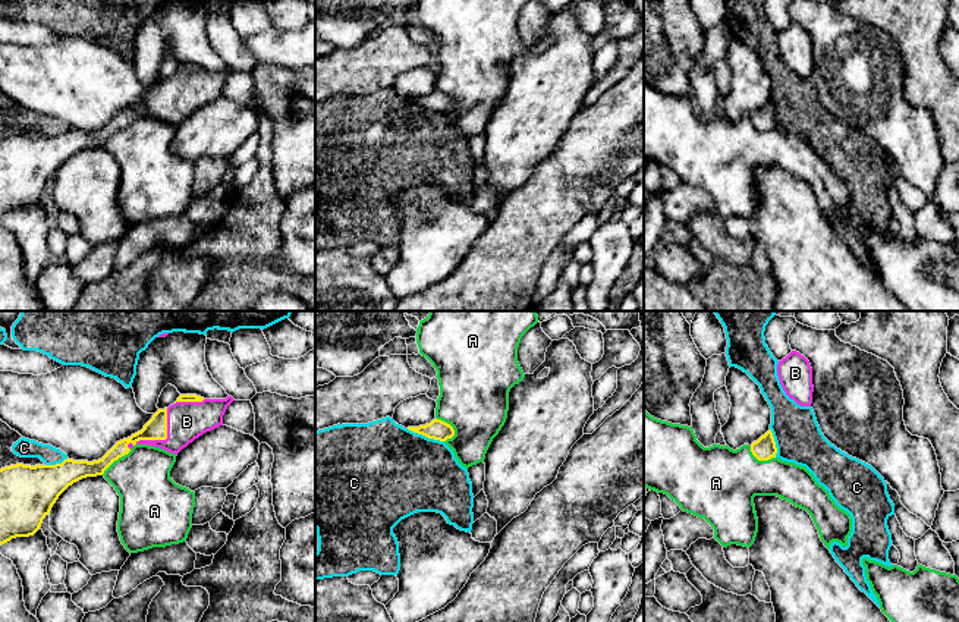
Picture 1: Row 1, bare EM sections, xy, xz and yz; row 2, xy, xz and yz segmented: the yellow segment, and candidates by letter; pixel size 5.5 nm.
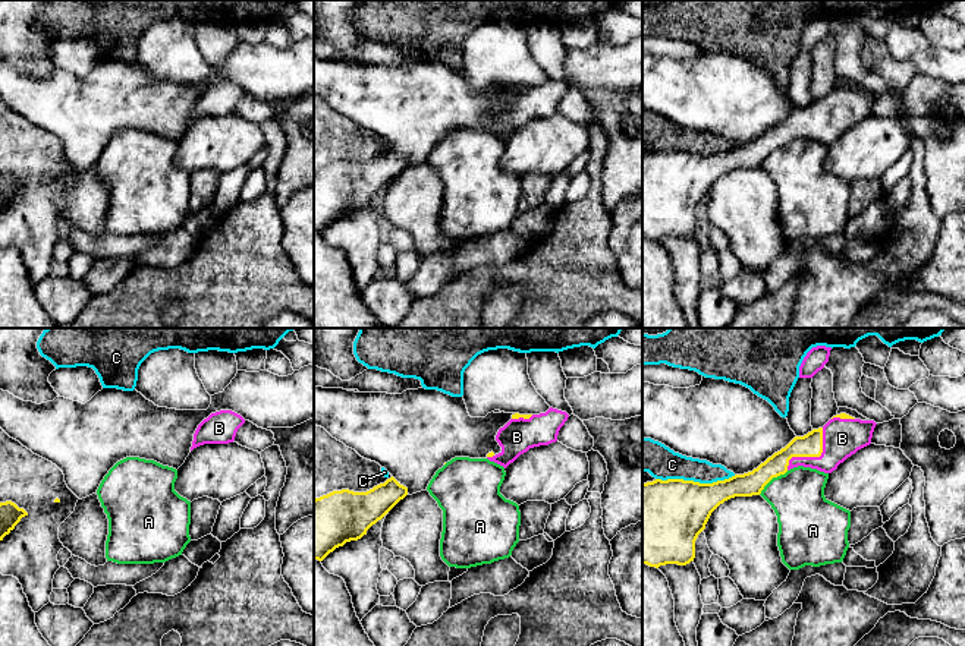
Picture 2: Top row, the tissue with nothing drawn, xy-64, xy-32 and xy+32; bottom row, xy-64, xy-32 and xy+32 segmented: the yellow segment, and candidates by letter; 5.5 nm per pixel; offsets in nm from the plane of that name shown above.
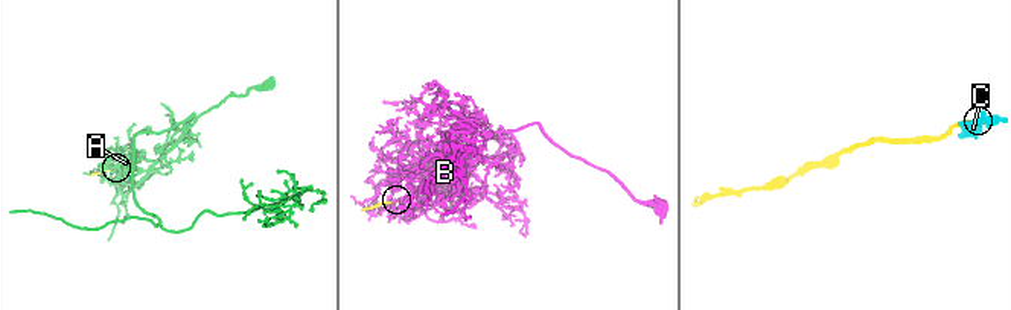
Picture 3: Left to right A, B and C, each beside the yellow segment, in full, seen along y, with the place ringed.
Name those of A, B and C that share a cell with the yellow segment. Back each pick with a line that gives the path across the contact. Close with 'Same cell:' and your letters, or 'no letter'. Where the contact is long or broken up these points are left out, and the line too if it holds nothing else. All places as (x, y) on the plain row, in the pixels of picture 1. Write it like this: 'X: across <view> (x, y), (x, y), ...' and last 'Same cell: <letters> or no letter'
Same cell: B

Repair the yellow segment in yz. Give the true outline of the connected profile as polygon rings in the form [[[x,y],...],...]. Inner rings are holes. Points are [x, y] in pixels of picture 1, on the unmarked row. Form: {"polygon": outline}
{"polygon": [[[771,101],[751,116],[751,123],[758,132],[776,129],[777,119]]]}

